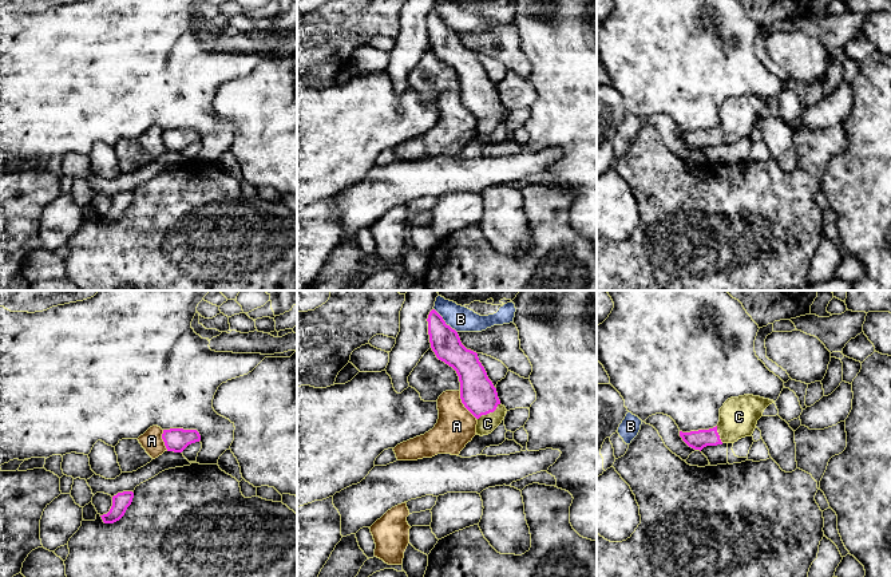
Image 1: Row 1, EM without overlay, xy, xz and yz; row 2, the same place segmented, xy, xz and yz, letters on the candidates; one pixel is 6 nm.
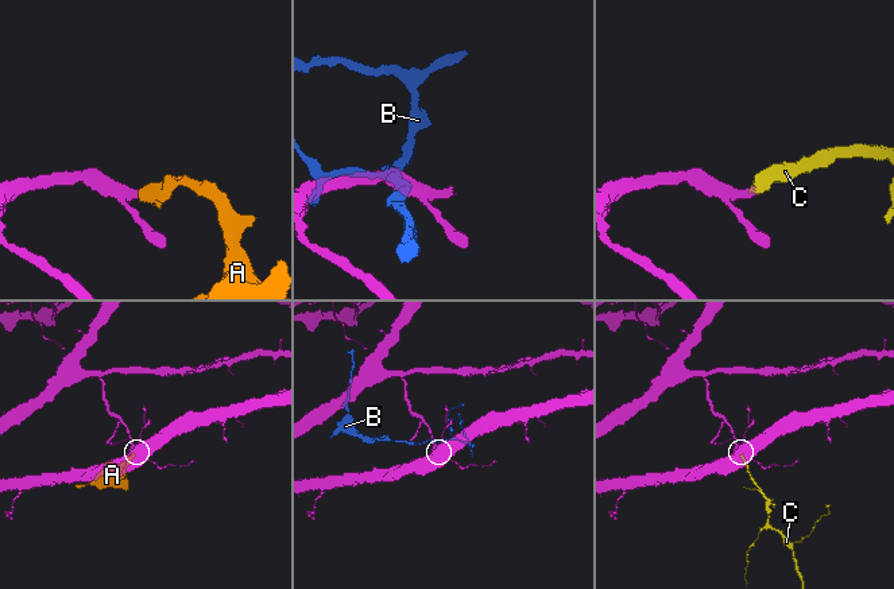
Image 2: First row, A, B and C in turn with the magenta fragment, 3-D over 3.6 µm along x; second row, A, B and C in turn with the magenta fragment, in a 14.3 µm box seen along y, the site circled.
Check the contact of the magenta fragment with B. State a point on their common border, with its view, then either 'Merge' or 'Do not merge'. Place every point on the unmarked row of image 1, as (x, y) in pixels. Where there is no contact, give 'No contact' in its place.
Touches magenta at xz (444, 22). Do not merge

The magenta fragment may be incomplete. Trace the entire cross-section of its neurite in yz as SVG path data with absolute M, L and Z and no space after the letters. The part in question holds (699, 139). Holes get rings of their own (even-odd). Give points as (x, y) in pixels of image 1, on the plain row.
M753 95L730 98L720 108L720 122L716 127L690 133L680 131L680 137L689 147L700 151L706 146L734 143L753 134L757 120L772 103L775 102Z

